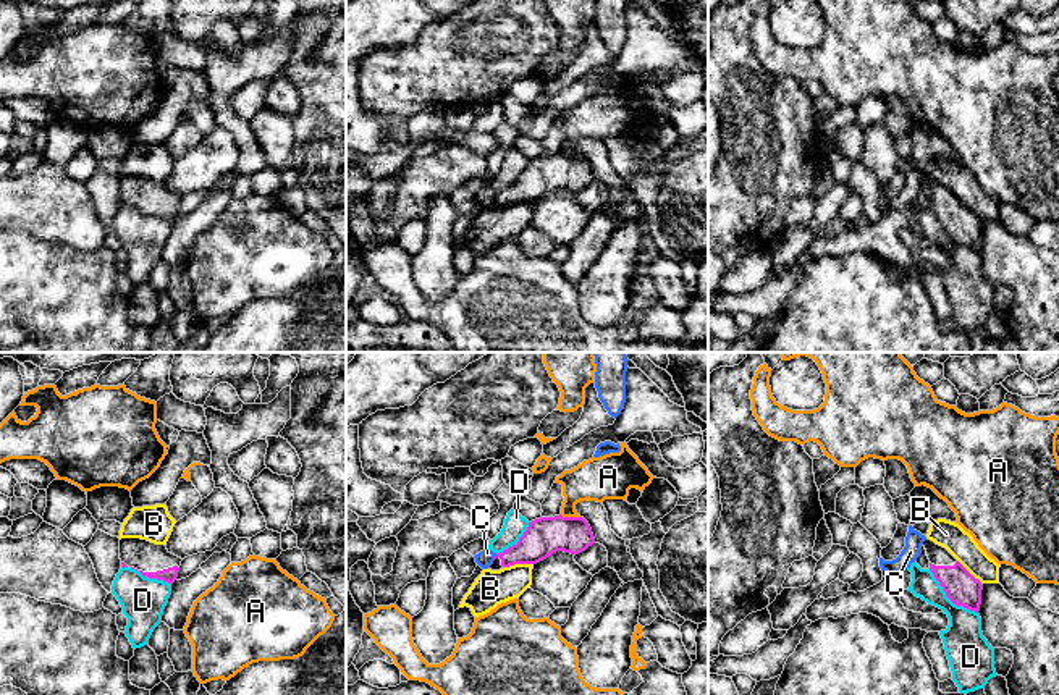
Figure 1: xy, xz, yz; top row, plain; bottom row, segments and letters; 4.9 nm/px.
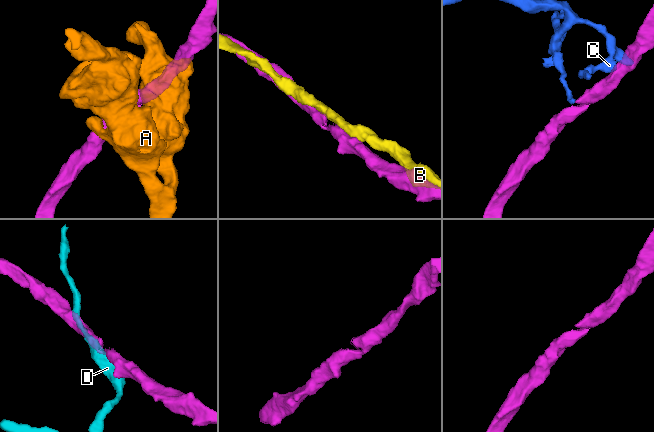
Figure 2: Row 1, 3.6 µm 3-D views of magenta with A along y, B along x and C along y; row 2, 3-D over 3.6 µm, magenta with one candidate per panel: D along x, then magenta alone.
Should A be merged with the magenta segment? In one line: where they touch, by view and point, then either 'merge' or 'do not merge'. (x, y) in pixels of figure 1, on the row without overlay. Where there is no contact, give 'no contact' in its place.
contact xz (569, 155); do not merge

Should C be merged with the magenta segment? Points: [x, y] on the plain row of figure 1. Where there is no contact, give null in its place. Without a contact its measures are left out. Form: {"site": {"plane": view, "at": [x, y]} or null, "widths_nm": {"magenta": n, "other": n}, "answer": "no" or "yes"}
{"site": {"plane": "xz", "at": [495, 194]}, "widths_nm": {"magenta": 180, "other": 90}, "answer": "no"}

